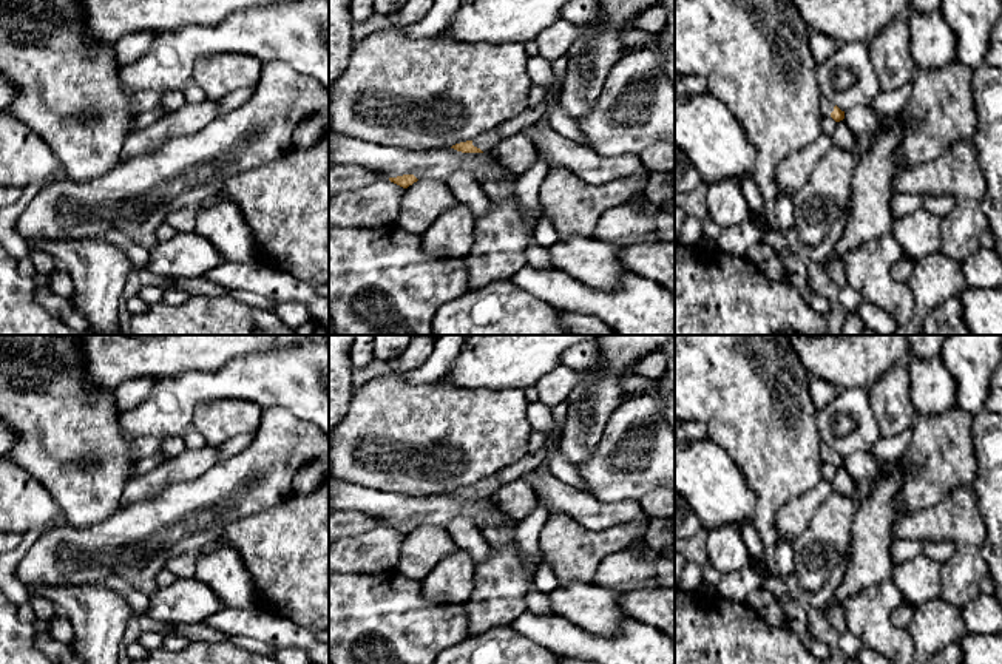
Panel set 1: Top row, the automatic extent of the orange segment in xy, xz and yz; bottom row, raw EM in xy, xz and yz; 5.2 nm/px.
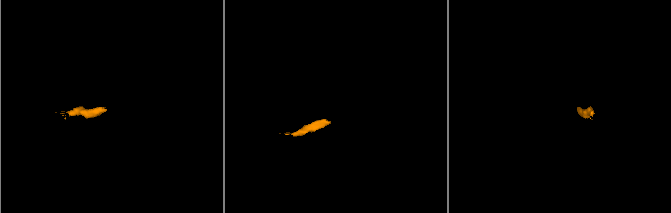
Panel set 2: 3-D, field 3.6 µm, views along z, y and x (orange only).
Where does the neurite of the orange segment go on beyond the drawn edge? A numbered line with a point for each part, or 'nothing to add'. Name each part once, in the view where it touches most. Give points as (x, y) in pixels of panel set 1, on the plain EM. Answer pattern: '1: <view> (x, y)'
1: xz (487, 487)

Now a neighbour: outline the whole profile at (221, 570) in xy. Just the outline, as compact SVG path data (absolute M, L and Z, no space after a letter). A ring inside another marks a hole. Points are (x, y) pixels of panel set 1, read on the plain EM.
M228 544L198 554L195 578L216 595L224 608L249 610L256 607L253 578L239 553Z

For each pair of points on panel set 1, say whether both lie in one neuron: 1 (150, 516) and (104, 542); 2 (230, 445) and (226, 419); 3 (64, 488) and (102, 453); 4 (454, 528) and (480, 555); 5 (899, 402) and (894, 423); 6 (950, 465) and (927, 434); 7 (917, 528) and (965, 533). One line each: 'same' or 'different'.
1: same
2: different
3: same
4: same
5: same
6: same
7: same

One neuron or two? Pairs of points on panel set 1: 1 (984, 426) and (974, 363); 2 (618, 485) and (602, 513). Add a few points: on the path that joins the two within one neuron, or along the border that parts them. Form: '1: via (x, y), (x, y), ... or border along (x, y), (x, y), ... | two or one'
1: border along (985, 400), (974, 416) | two
2: border along (585, 490), (605, 502), (636, 501) | two

